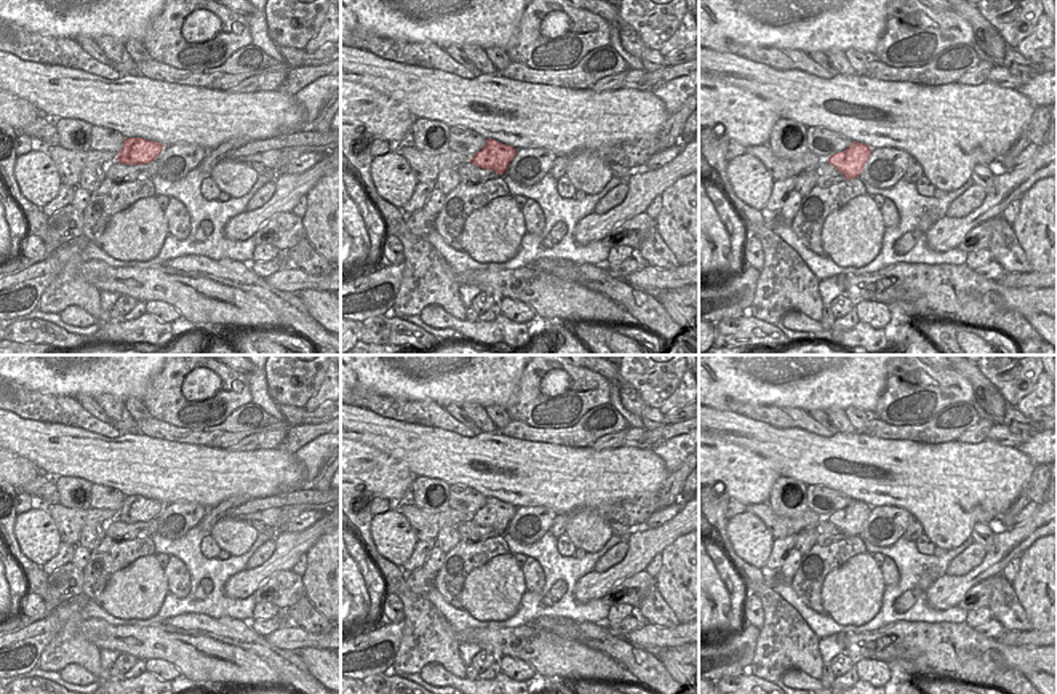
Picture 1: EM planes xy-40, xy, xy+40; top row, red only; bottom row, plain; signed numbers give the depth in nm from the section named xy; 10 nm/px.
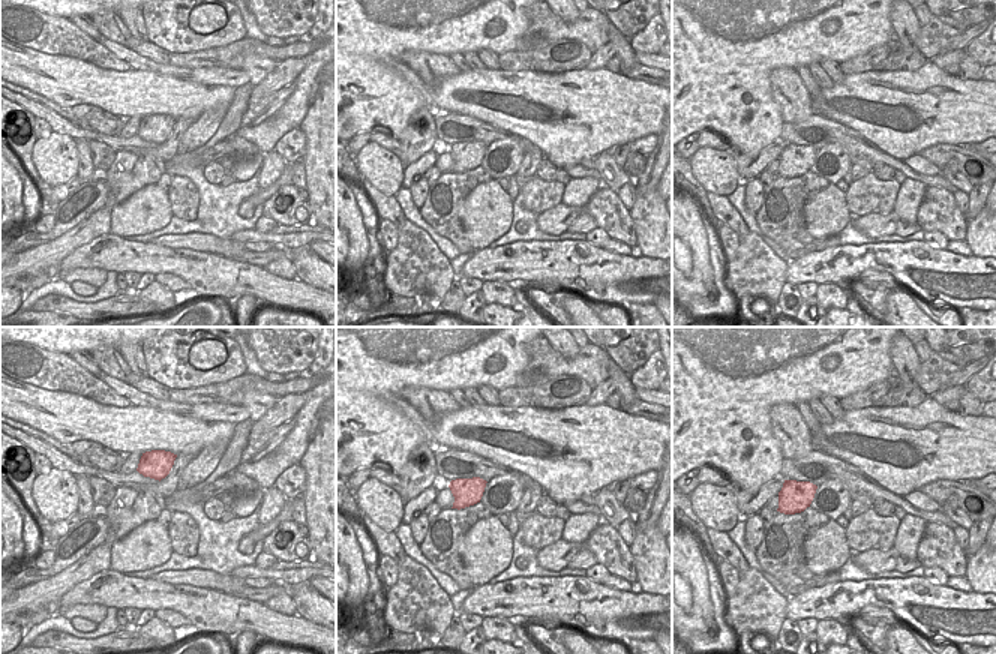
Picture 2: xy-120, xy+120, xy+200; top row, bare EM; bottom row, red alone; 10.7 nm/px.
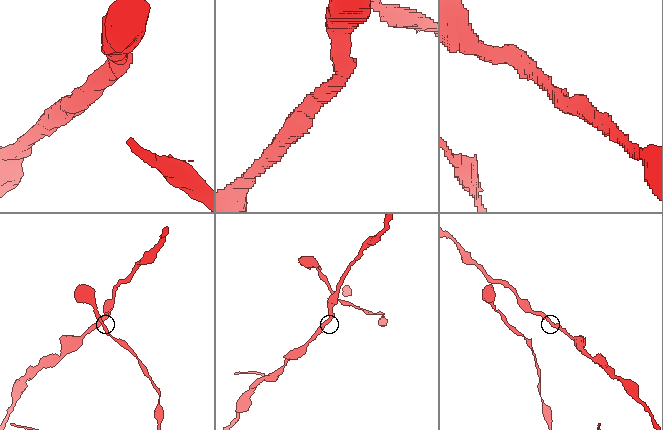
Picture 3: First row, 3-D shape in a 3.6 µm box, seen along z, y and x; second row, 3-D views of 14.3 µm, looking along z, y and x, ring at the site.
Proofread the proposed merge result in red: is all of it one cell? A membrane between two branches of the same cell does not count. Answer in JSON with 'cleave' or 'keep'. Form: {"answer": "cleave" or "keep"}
{"answer": "keep"}

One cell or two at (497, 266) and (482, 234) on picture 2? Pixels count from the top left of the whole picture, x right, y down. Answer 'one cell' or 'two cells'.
two cells

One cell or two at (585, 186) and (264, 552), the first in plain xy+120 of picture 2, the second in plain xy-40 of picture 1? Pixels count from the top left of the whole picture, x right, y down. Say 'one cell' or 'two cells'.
one cell

